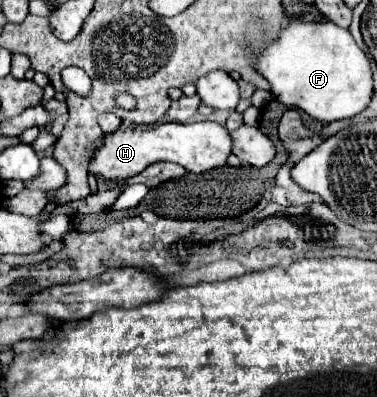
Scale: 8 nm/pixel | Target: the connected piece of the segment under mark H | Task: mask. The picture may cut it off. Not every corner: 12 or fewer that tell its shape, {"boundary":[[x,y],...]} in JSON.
{"boundary":[[216,122],[126,128],[104,136],[90,172],[110,182],[154,162],[201,174],[226,166]]}

